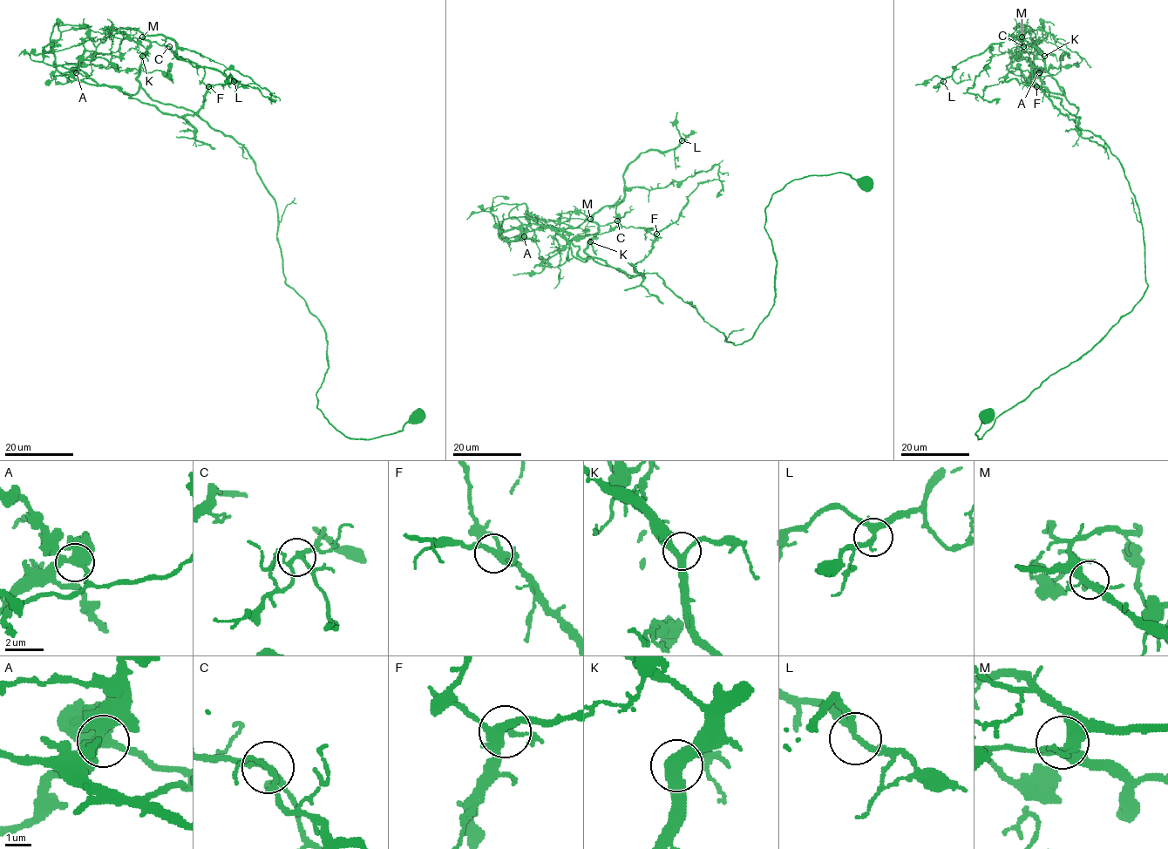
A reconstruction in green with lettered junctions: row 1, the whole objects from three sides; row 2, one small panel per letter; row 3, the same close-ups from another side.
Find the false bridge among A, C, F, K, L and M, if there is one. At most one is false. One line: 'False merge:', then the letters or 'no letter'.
False merge: A

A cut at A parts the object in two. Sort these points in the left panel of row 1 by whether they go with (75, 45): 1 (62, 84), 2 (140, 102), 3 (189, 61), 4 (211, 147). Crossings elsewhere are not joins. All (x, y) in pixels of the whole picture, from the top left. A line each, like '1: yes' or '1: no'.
1: yes
2: yes
3: no
4: yes

